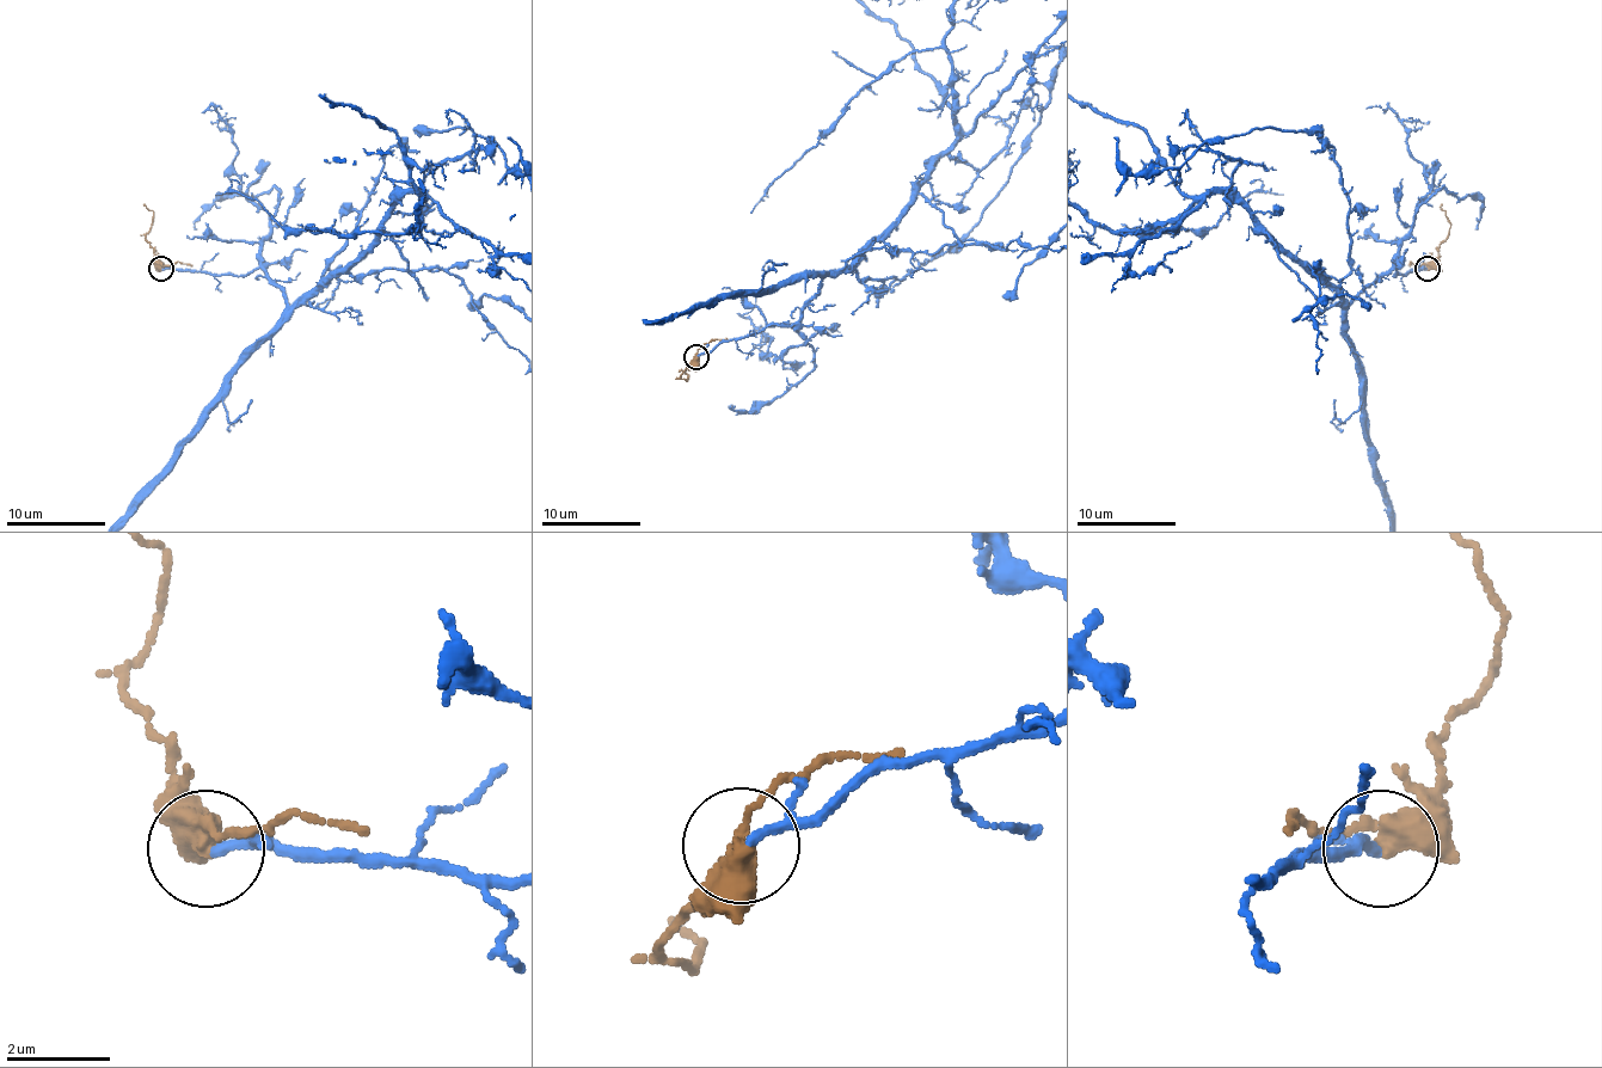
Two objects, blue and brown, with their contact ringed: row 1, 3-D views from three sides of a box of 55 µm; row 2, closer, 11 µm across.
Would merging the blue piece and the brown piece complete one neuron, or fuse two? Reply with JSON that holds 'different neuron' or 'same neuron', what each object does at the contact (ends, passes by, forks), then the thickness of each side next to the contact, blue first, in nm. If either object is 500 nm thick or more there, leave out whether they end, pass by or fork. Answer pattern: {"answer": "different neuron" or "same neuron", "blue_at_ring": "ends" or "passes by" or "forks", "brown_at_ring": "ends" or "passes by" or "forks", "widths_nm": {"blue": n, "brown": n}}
{"answer": "same neuron", "blue_at_ring": "passes by", "brown_at_ring": "passes by", "widths_nm": {"blue": 140, "brown": 400}}

